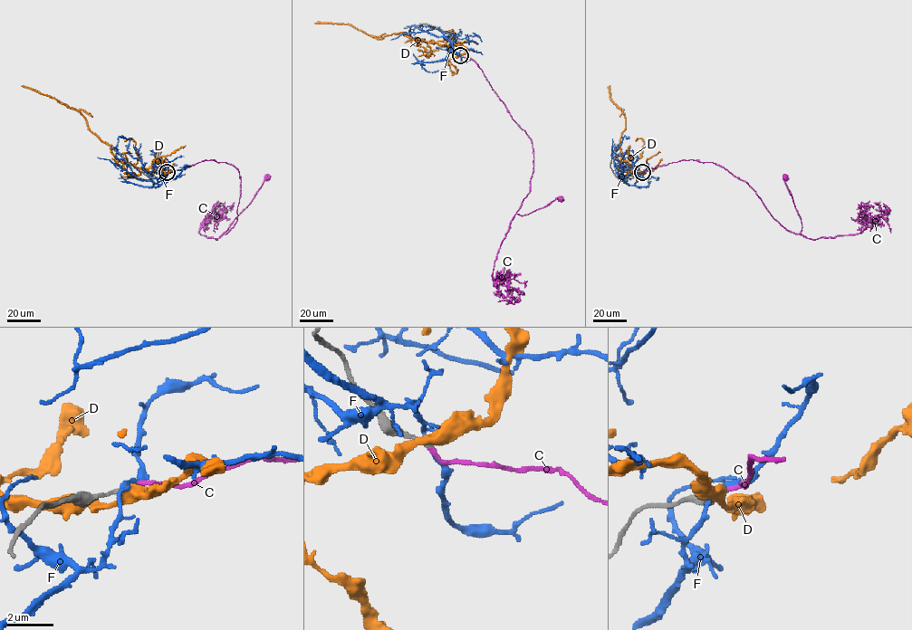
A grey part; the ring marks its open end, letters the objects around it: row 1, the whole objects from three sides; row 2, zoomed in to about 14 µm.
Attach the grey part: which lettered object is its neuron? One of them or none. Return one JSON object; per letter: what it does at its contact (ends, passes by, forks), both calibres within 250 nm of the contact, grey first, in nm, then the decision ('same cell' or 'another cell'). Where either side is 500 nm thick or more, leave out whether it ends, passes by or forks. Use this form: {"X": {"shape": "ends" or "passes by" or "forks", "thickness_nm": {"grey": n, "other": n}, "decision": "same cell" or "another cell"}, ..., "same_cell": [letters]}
{"C": {"shape": "ends", "thickness_nm": {"grey": 160, "other": 180}, "decision": "same cell"}, "D": {"shape": "passes by", "thickness_nm": {"grey": 160, "other": 400}, "decision": "another cell"}, "F": {"shape": "passes by", "thickness_nm": {"grey": 170, "other": 200}, "decision": "another cell"}, "same_cell": ["C"]}

